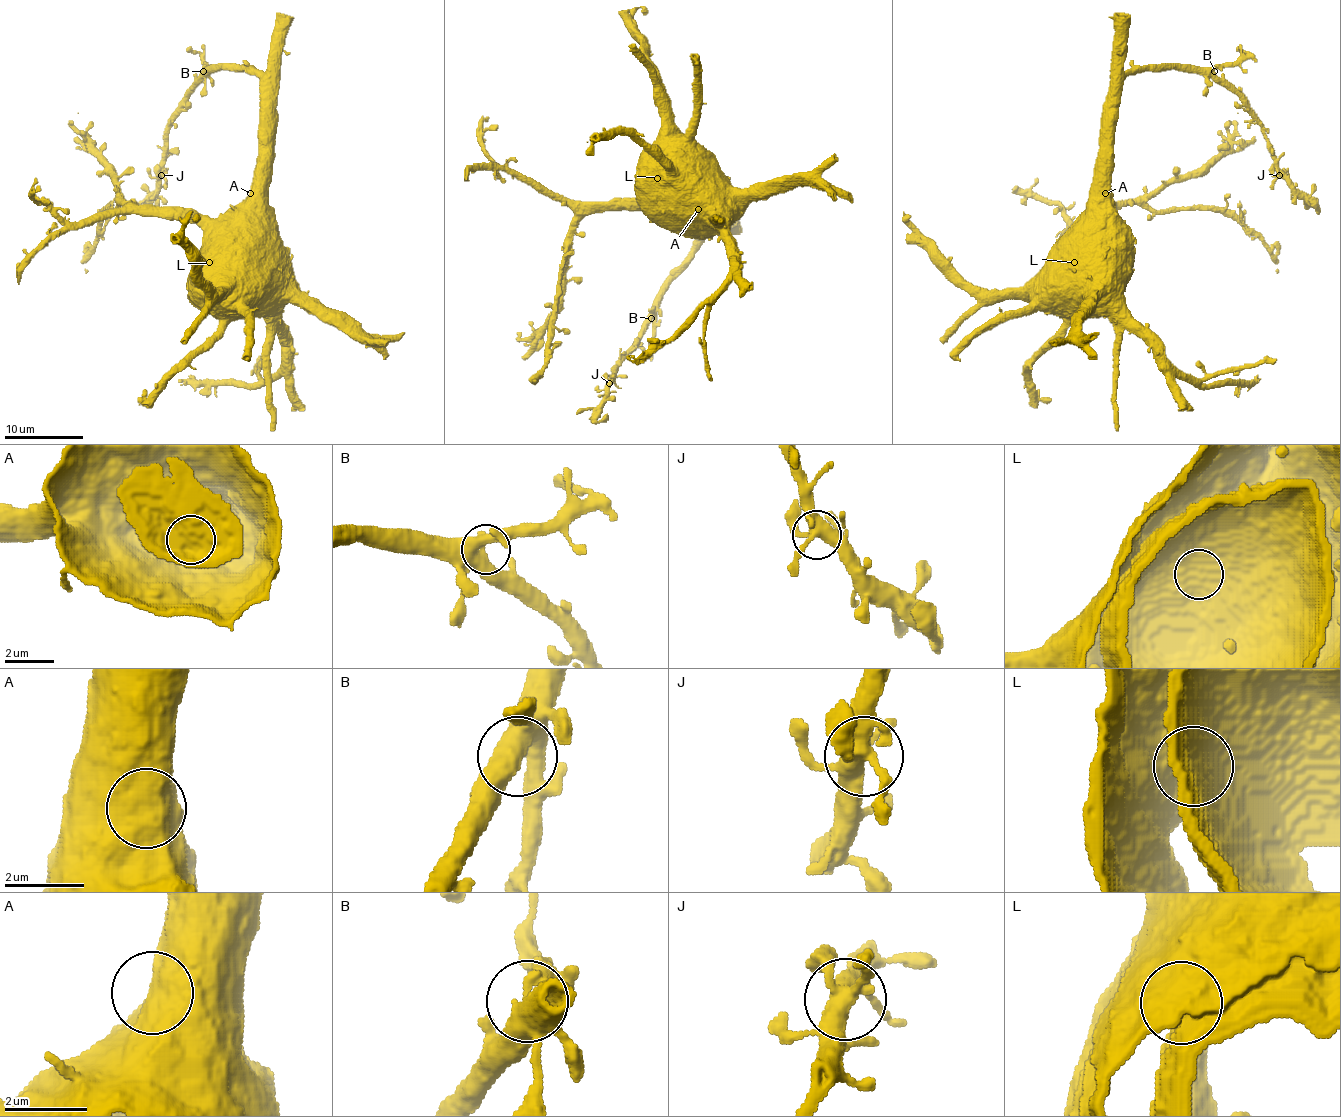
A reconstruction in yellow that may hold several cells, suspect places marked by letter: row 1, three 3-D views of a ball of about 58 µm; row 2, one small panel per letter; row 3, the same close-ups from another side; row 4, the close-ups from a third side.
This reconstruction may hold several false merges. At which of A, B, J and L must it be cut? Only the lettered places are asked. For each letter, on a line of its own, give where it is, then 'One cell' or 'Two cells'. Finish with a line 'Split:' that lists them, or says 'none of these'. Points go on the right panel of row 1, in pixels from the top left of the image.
A: Place: (1105, 193). One cell
B: Place: (1214, 71). One cell
J: Place: (1279, 175). One cell
L: Place: (1074, 262). One cell
Split: none of these

